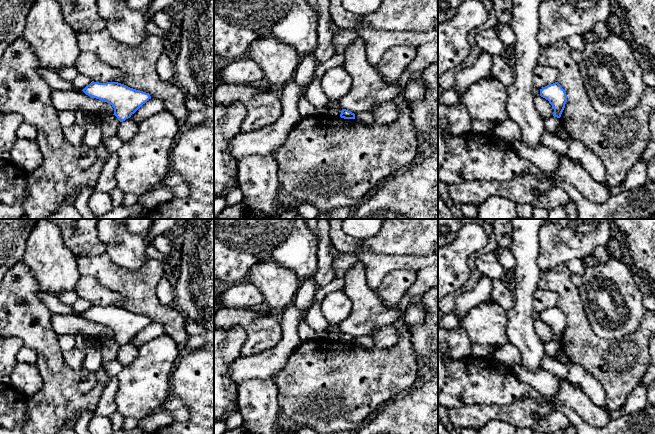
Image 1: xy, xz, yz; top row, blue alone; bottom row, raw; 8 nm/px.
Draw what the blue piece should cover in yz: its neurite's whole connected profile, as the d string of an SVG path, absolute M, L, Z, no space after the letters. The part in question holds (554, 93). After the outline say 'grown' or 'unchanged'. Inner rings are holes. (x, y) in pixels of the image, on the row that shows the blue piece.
M555 82L540 89L540 96L549 101L554 109L554 117L560 118L567 102L567 95L562 86Z; unchanged

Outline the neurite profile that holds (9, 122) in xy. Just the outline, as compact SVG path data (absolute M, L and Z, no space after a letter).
M0 112L0 153L11 151L17 140L18 128L23 124L23 118L17 113Z

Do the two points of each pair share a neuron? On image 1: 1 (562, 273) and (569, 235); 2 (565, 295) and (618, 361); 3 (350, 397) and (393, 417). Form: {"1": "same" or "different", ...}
{"1": "different", "2": "same", "3": "different"}

